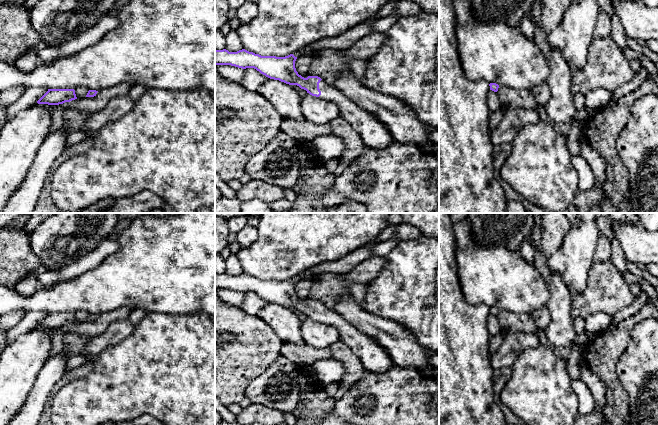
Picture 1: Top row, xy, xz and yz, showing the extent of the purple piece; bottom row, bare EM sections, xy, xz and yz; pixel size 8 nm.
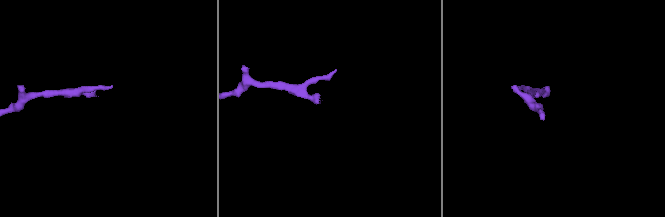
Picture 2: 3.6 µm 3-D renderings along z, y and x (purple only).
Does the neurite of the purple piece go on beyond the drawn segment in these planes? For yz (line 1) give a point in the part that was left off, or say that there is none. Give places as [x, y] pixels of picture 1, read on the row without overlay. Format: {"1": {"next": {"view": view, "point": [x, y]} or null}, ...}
{"1": {"next": null}}

